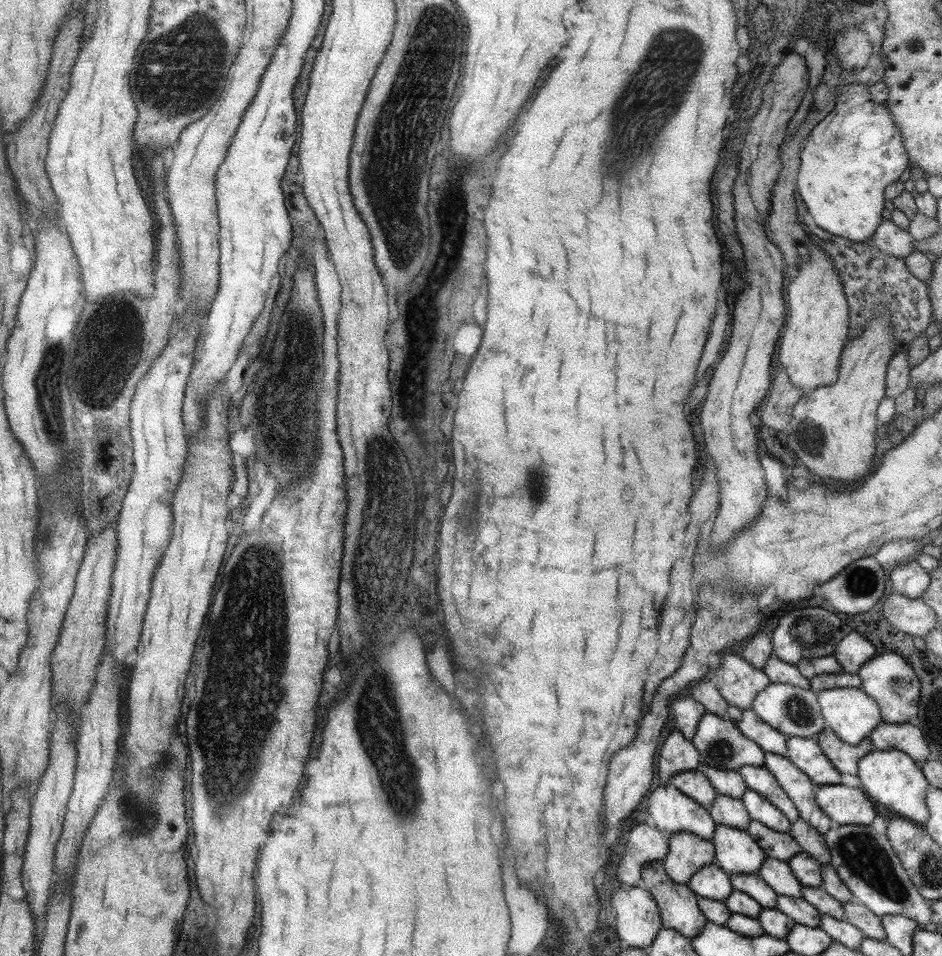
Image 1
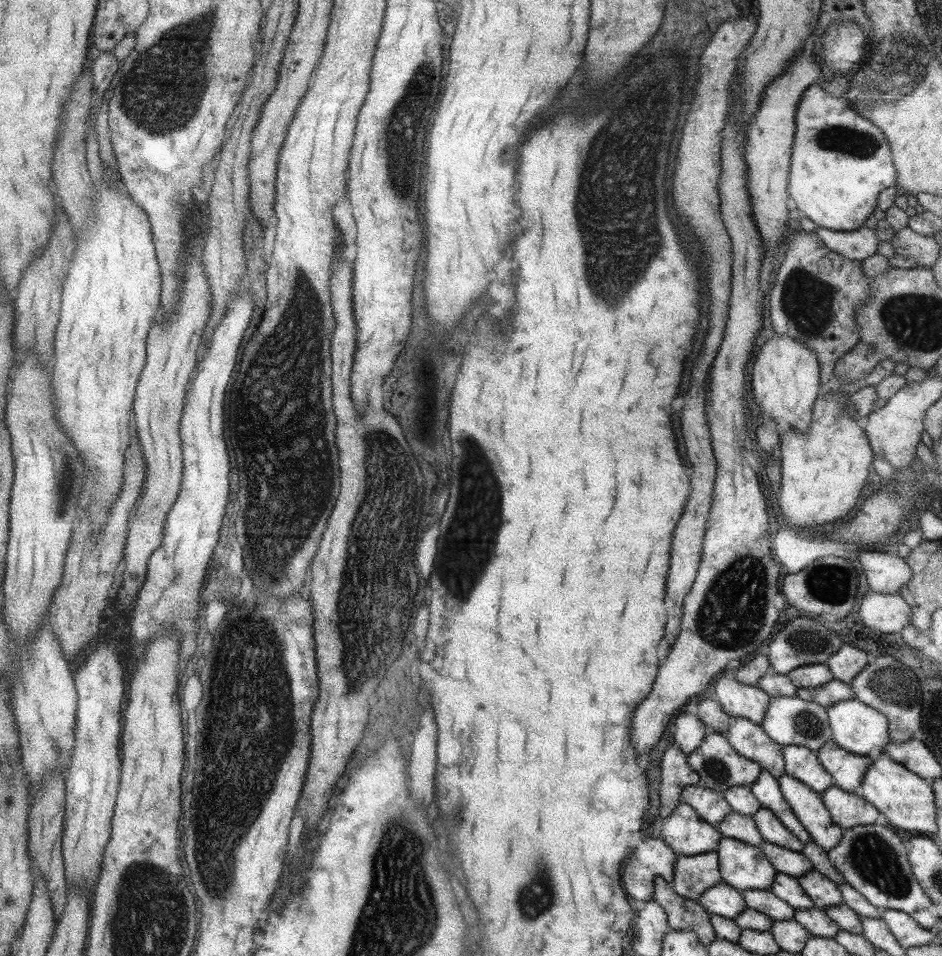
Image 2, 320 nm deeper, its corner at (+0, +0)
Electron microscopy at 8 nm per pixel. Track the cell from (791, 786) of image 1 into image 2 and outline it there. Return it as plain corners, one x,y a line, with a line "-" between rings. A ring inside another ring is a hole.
785,773
777,780
785,803
809,833
813,844
825,852
837,846
844,829
833,822
821,801
820,793

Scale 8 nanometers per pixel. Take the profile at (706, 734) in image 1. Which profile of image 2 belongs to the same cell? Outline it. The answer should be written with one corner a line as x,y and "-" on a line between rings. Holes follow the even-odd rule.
715,732
705,735
703,742
693,752
686,755
686,761
689,768
692,768
699,775
698,785
700,787
721,791
721,793
732,786
749,786
754,780
757,780
762,769
753,760
739,756
731,748
724,734

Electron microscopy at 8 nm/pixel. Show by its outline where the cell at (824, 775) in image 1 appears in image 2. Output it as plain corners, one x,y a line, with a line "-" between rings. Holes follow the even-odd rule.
783,746
784,773
805,784
811,790
822,793
833,786
833,777
819,764
816,751
803,746

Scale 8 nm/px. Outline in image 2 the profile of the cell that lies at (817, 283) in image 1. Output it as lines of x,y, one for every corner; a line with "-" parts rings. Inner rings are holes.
773,335
761,346
753,362
750,382
753,402
759,406
763,417
770,418
776,423
785,422
795,432
805,432
810,423
812,406
818,399
819,381
818,362
813,352
788,336

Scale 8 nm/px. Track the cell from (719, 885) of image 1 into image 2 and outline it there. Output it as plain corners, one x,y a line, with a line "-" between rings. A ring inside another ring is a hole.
718,882
704,890
697,900
708,913
734,920
744,911
746,904
742,891

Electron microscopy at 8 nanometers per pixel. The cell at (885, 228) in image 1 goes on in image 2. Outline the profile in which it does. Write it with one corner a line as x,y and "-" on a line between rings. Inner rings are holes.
815,226
813,231
829,250
849,260
862,261
877,252
880,243
875,231
863,226
852,231
834,231

